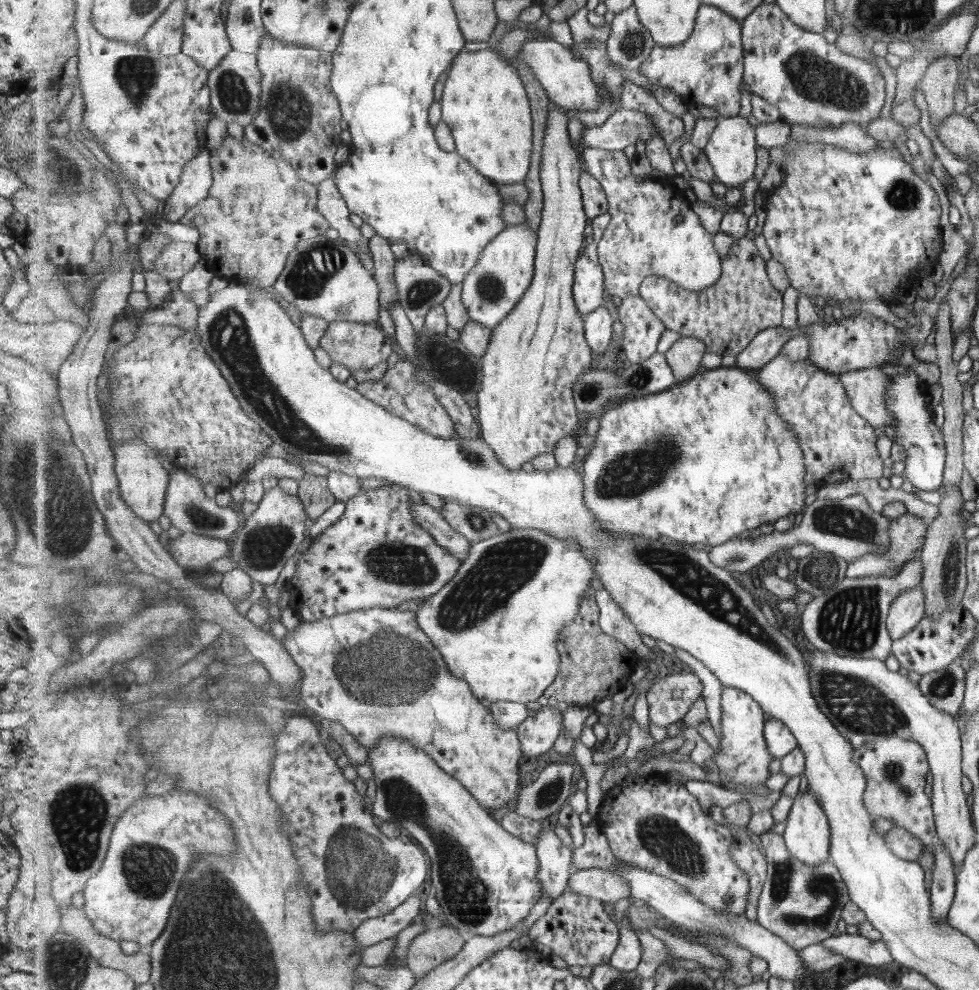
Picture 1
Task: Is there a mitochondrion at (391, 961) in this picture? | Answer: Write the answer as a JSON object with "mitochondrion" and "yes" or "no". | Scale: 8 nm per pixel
{"mitochondrion":"no"}

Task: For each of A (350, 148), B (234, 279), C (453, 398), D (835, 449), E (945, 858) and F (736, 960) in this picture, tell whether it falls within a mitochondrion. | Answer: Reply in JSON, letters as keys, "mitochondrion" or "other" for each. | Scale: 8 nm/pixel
{"A":"other","B":"other","C":"other","D":"other","E":"other","F":"other"}

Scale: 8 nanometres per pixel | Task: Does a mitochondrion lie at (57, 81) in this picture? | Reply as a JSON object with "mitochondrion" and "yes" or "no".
{"mitochondrion":"no"}

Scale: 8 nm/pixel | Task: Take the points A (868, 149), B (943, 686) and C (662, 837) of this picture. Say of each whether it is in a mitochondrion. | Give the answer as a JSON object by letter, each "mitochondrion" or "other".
{"A":"other","B":"mitochondrion","C":"mitochondrion"}

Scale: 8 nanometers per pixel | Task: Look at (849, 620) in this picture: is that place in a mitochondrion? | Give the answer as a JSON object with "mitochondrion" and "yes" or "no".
{"mitochondrion":"yes"}

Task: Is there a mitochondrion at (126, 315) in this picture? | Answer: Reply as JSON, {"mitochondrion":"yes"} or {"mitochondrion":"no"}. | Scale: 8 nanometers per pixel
{"mitochondrion":"no"}

